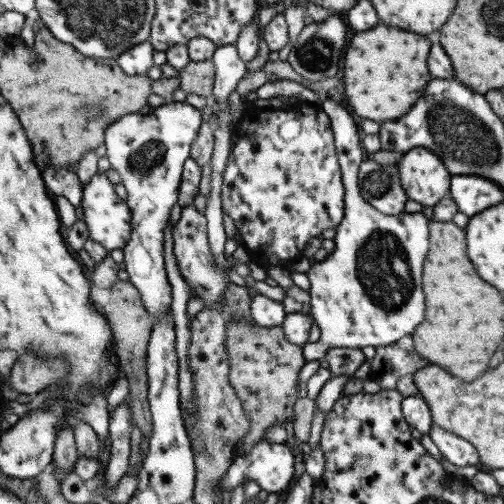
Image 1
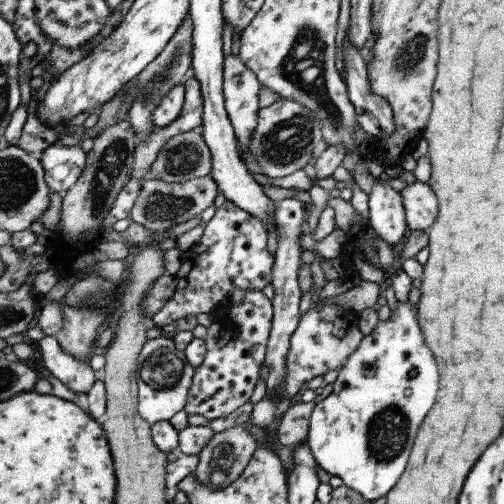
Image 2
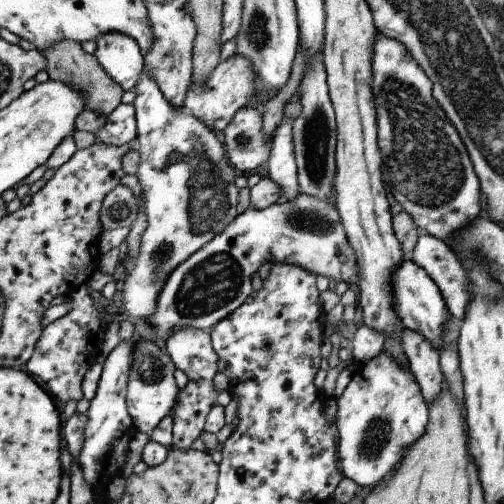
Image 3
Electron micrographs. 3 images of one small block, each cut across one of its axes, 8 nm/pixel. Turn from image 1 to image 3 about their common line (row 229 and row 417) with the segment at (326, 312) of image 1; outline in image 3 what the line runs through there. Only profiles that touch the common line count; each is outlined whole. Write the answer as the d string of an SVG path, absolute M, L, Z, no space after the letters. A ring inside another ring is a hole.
M381 352L371 362L357 368L355 374L351 376L349 384L337 398L335 422L339 430L337 448L339 448L339 466L343 466L343 476L353 480L357 486L373 488L387 470L391 472L391 464L399 458L403 448L415 444L425 434L429 422L429 404L423 400L419 384L413 378L413 374L401 370L389 356Z

